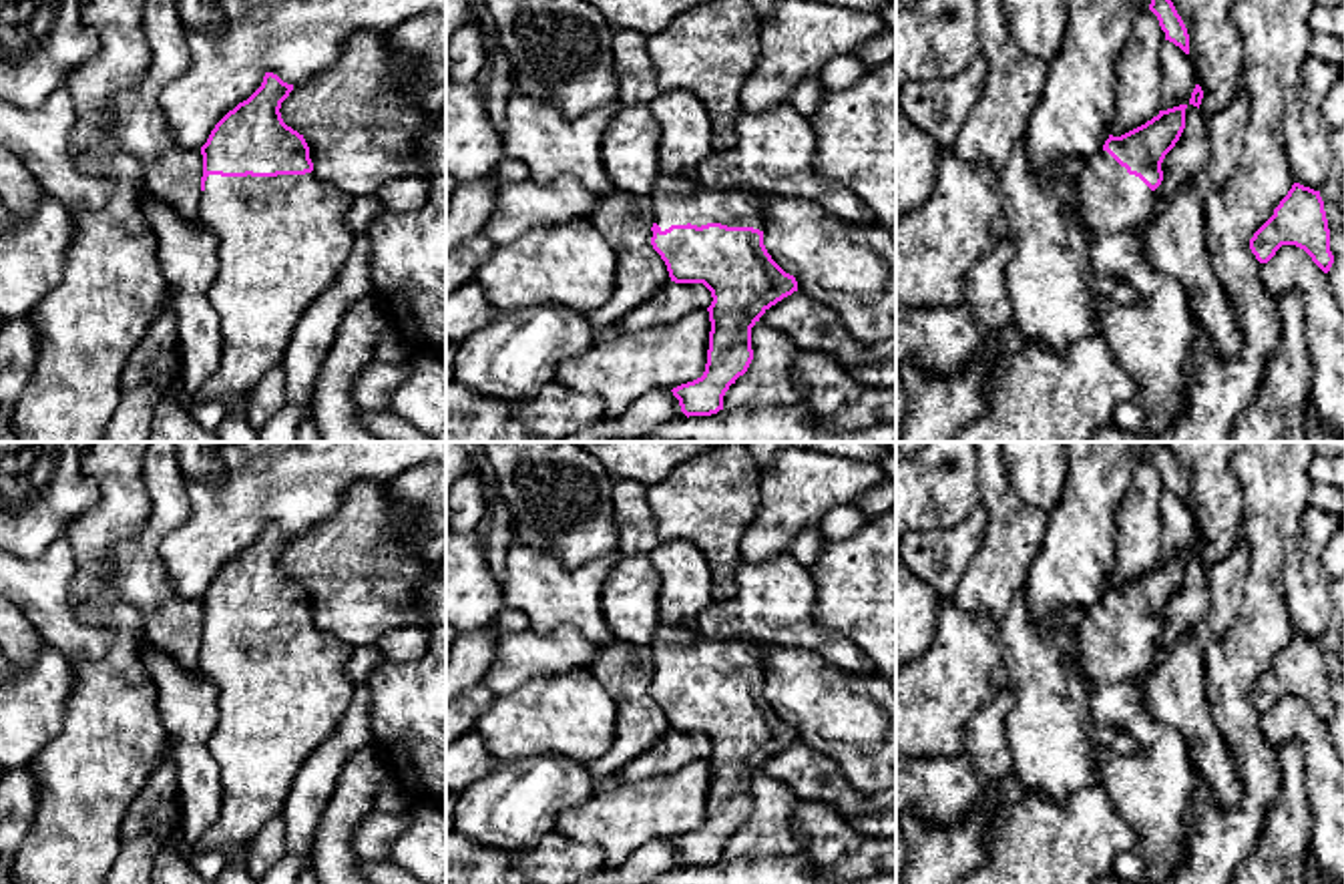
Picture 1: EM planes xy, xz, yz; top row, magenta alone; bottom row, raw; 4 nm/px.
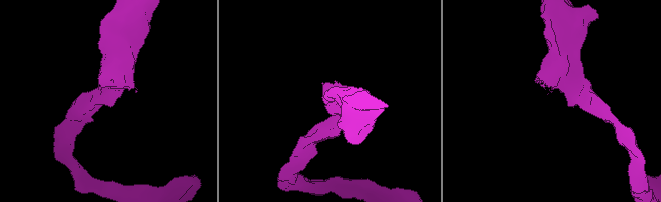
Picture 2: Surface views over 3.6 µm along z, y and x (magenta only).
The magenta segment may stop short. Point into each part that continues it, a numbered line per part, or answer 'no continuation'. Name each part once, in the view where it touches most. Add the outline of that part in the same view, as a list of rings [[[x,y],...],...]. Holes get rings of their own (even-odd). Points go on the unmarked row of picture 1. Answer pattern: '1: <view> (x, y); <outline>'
1: xy (282, 690); [[[315,621],[277,627],[209,625],[199,653],[199,671],[219,691],[219,723],[209,751],[223,786],[215,824],[193,846],[197,854],[223,852],[253,842],[259,830],[281,816],[291,784],[305,759],[329,739],[356,685],[346,675],[352,647]]]

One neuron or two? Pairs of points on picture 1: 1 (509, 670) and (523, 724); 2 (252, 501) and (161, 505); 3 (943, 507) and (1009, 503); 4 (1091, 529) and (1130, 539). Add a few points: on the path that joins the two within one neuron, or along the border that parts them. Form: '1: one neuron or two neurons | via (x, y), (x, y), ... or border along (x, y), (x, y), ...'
1: two neurons | border along (559, 672), (525, 680), (495, 698)
2: two neurons | border along (187, 483), (189, 515), (163, 541)
3: two neurons | border along (979, 463), (983, 503)
4: two neurons | border along (1128, 489), (1117, 505), (1115, 563), (1107, 581)

